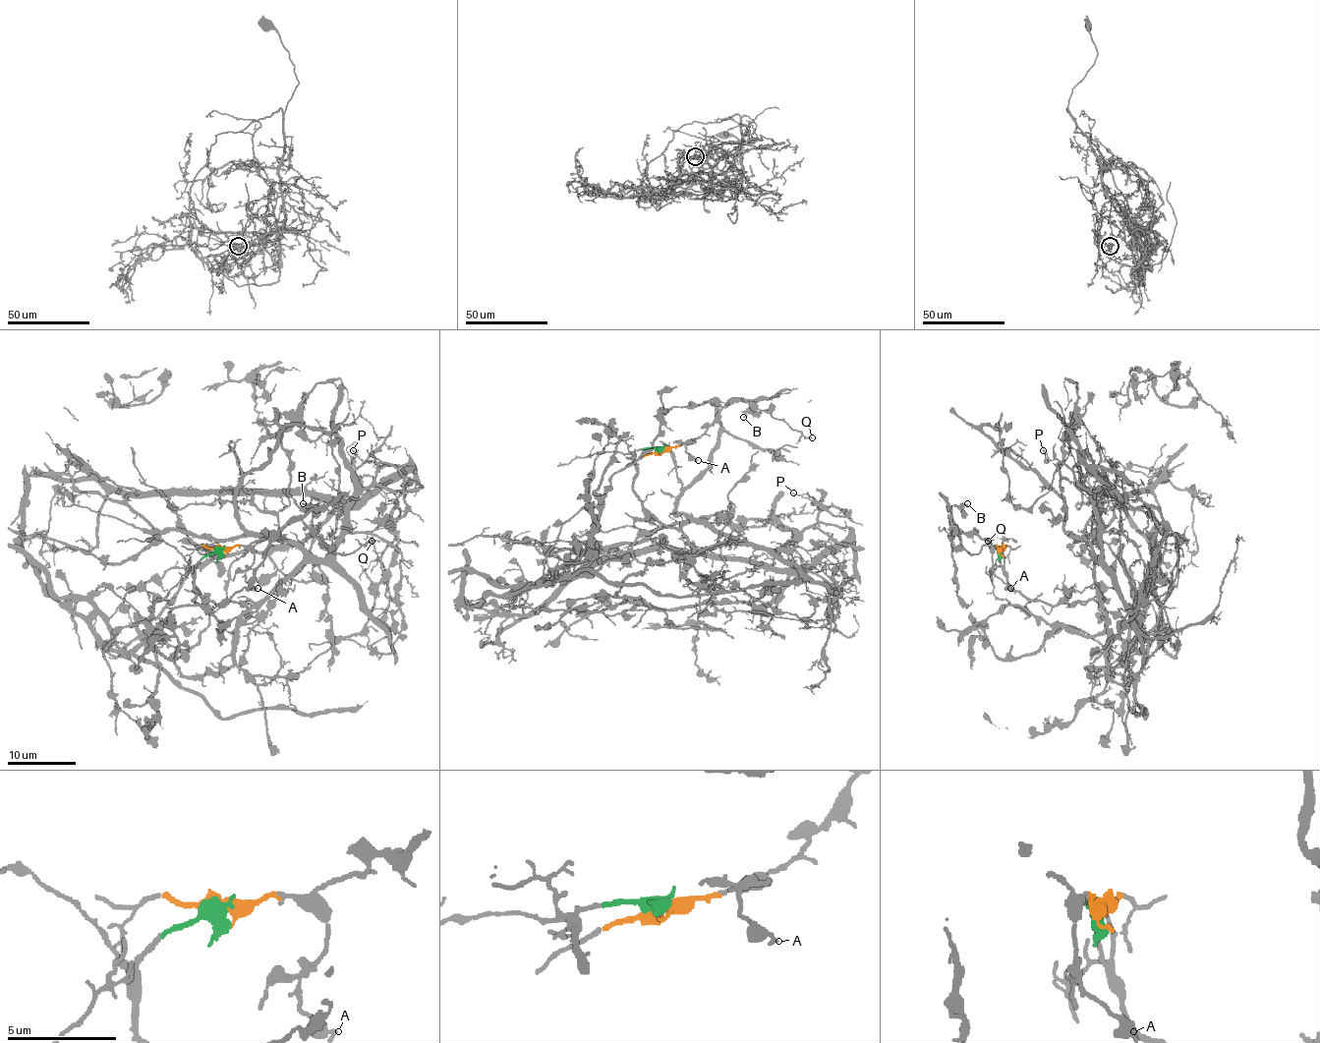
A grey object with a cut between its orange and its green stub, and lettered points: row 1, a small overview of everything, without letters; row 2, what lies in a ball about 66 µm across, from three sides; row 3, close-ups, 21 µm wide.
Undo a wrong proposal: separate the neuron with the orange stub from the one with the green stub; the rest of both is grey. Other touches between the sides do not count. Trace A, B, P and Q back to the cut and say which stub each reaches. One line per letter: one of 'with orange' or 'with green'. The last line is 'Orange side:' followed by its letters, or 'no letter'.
A: with orange
B: with orange
P: with green
Q: with orange
Orange side: A, B, Q

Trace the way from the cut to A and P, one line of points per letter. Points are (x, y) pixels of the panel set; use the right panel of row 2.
A: (1001, 550), (996, 547), (992, 554), (994, 574), (1010, 588)
P: (1001, 550), (1003, 574), (1024, 596), (1052, 605), (1099, 602), (1093, 499), (1059, 460), (1044, 462), (1044, 450)

